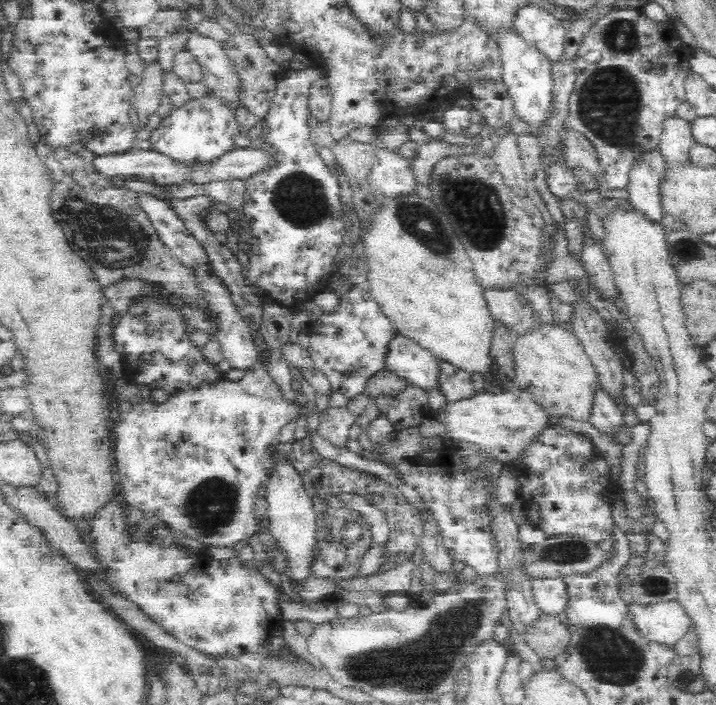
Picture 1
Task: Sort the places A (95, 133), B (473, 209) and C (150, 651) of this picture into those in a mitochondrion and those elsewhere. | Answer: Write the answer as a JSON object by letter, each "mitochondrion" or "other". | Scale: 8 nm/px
{"A":"other","B":"mitochondrion","C":"other"}

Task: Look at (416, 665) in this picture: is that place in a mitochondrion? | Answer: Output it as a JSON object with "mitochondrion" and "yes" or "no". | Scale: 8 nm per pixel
{"mitochondrion":"yes"}

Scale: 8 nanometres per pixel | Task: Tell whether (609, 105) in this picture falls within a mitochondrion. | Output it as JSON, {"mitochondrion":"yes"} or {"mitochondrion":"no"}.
{"mitochondrion":"yes"}

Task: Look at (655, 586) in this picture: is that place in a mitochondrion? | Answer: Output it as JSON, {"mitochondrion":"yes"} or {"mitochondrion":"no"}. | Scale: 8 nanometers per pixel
{"mitochondrion":"yes"}

